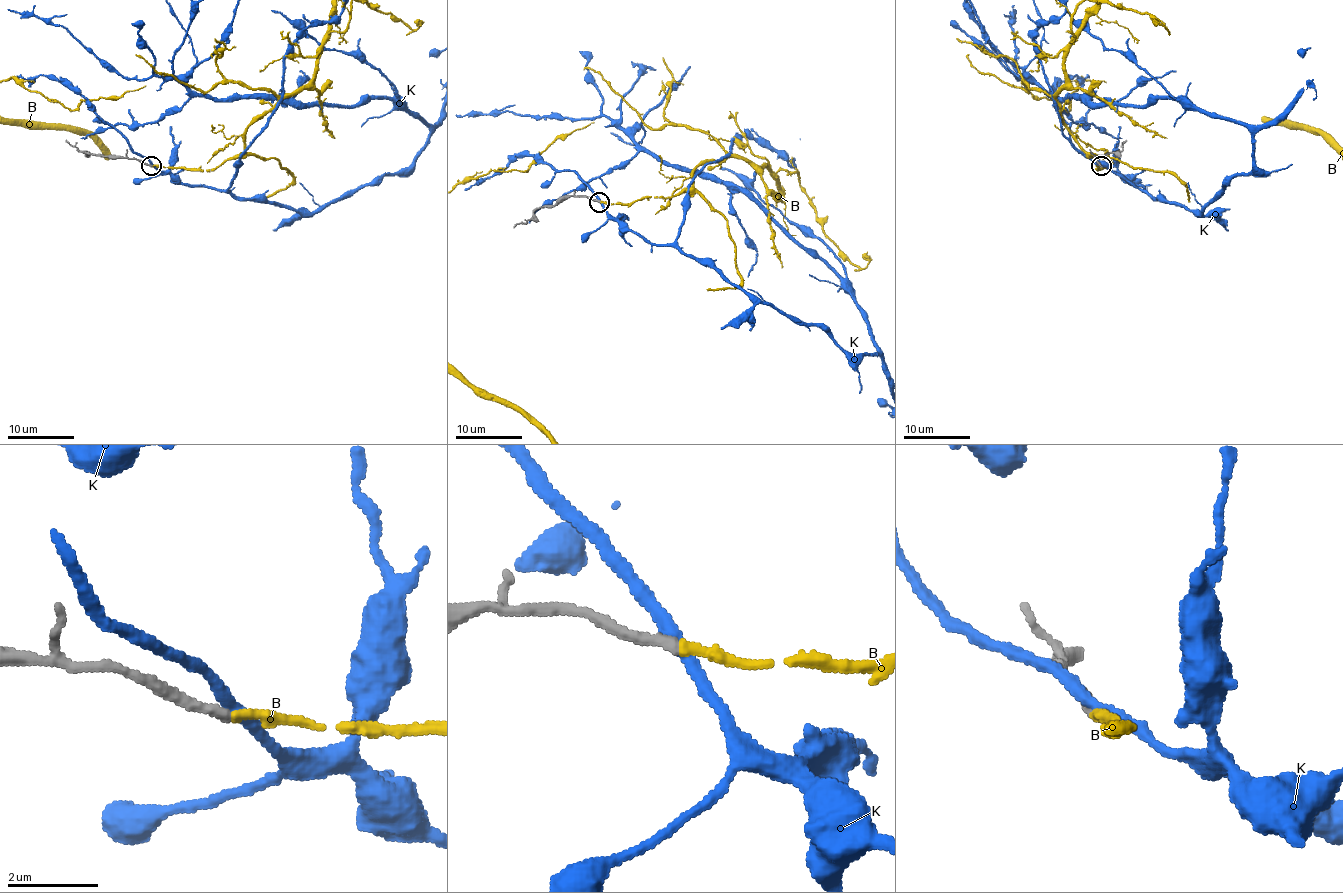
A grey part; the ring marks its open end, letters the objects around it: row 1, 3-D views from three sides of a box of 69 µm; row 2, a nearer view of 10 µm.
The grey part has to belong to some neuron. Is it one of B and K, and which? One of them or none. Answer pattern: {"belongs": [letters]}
{"belongs": ["B"]}

